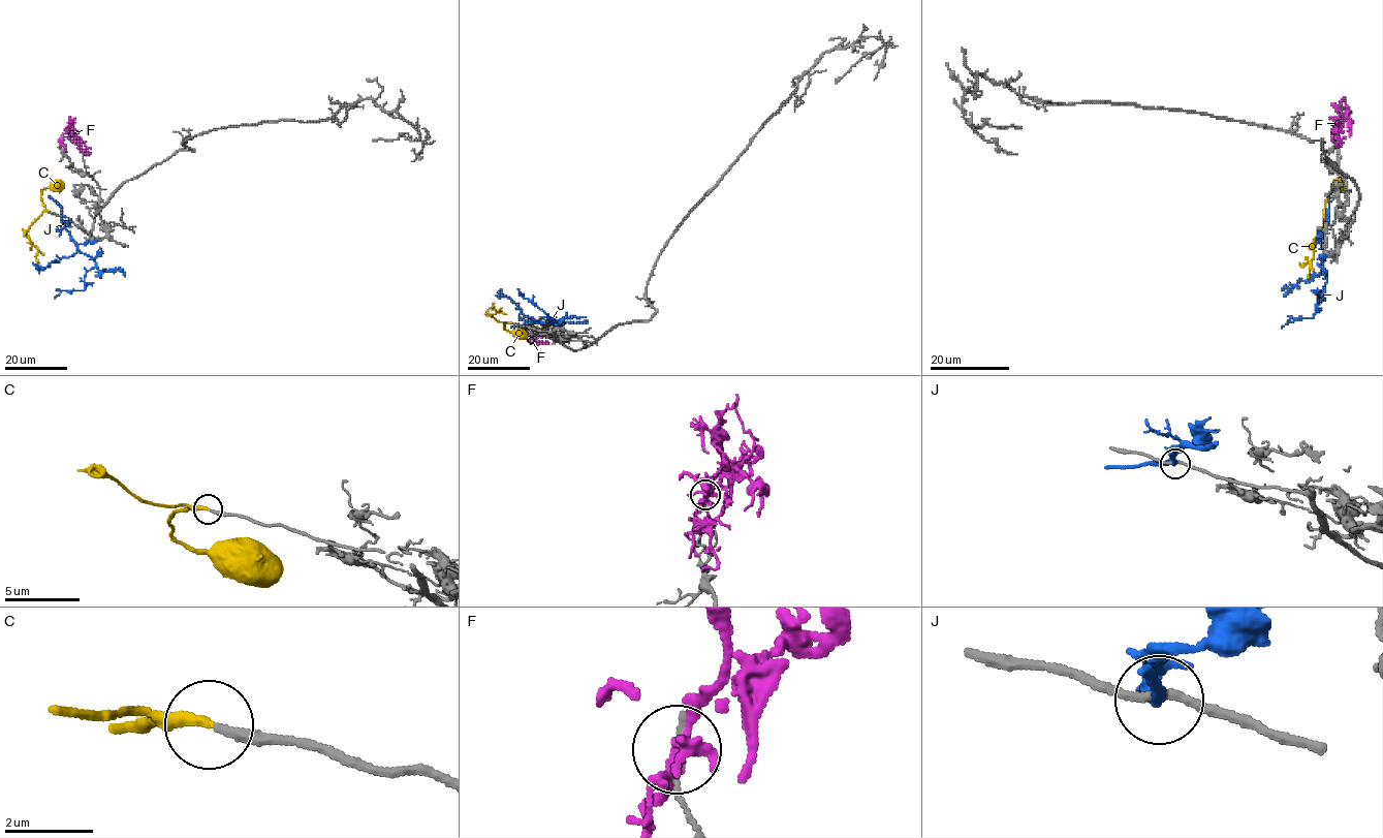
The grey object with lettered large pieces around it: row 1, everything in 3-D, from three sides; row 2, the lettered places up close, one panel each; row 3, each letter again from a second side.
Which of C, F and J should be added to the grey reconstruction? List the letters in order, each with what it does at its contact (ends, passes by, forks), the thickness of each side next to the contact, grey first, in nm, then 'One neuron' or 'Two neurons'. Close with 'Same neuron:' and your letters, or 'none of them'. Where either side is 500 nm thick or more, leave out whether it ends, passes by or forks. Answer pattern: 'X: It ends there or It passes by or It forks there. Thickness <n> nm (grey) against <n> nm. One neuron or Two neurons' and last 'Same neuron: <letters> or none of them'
C: It ends there. Thickness 240 nm (grey) against 280 nm. One neuron
F: It forks there. Thickness 190 nm (grey) against 190 nm. Two neurons
J: It forks there. Thickness 200 nm (grey) against 190 nm. Two neurons
Same neuron: C

